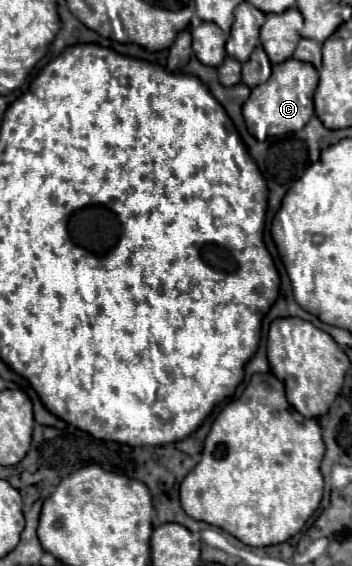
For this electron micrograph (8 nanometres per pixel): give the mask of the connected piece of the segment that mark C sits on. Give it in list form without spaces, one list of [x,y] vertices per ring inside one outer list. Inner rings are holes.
[[[289,58],[283,64],[275,64],[271,80],[255,86],[243,104],[243,116],[249,132],[257,140],[264,141],[269,136],[301,130],[313,116],[313,92],[317,88],[317,82],[317,70],[307,62]]]

